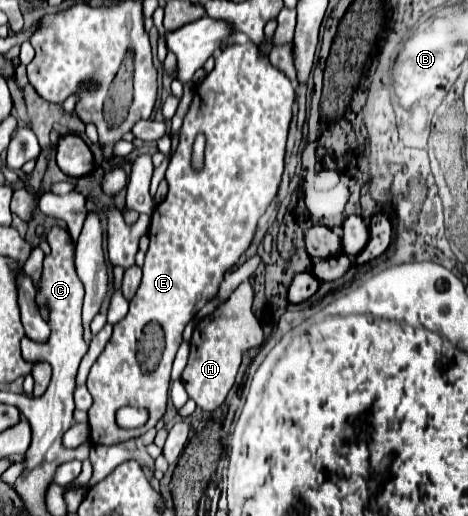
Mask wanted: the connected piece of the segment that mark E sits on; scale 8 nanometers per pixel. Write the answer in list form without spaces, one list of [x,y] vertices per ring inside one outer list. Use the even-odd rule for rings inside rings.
[[[255,43],[245,45],[227,45],[223,53],[215,59],[215,69],[205,77],[203,83],[195,89],[195,99],[185,115],[181,127],[181,141],[179,147],[169,161],[165,179],[169,183],[169,193],[161,205],[157,205],[153,213],[153,221],[149,227],[149,251],[145,255],[143,265],[143,279],[139,291],[129,303],[127,317],[115,325],[113,337],[109,339],[105,351],[93,363],[87,389],[93,397],[93,405],[88,410],[88,424],[90,427],[91,443],[97,445],[117,445],[129,439],[137,439],[149,429],[157,425],[157,421],[165,415],[167,397],[171,385],[171,369],[175,353],[181,345],[181,333],[185,325],[195,317],[195,313],[213,297],[219,289],[223,275],[231,269],[239,257],[245,253],[253,239],[259,217],[271,205],[281,175],[283,175],[283,155],[285,155],[285,141],[291,121],[291,107],[295,101],[295,91],[291,81],[277,71],[267,57],[259,57],[259,49]],[[203,133],[207,137],[205,145],[205,163],[203,169],[193,169],[191,165],[191,151],[193,139]],[[147,315],[159,315],[159,325],[165,333],[165,351],[159,367],[153,373],[143,373],[137,363],[137,341],[147,325]],[[123,405],[145,407],[149,409],[149,421],[139,429],[119,429],[115,423],[115,411]]]

